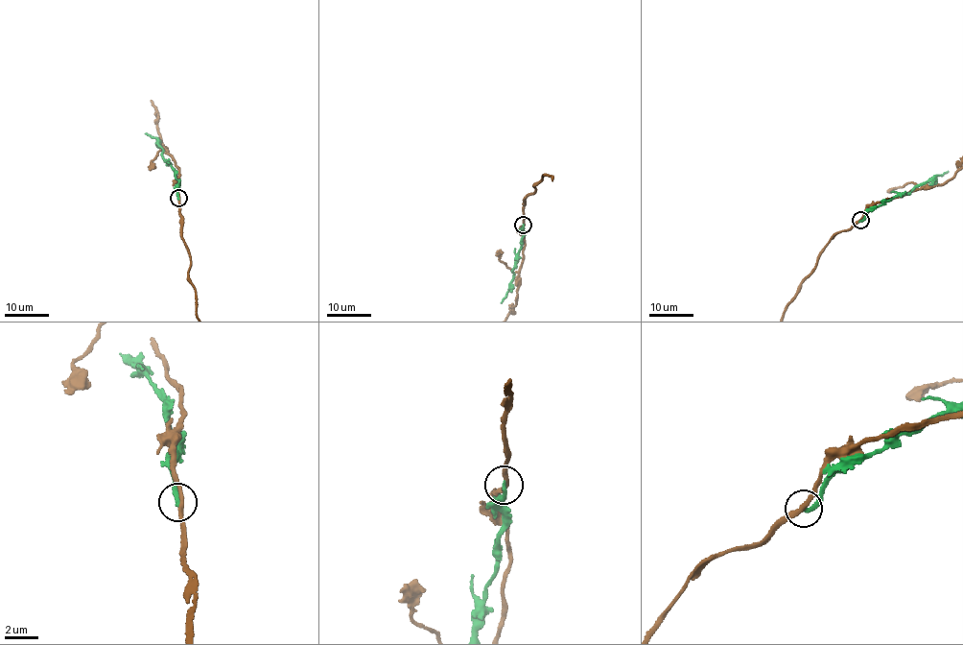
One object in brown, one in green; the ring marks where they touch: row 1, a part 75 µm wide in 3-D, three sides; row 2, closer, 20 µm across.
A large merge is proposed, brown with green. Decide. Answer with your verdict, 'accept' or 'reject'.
reject

